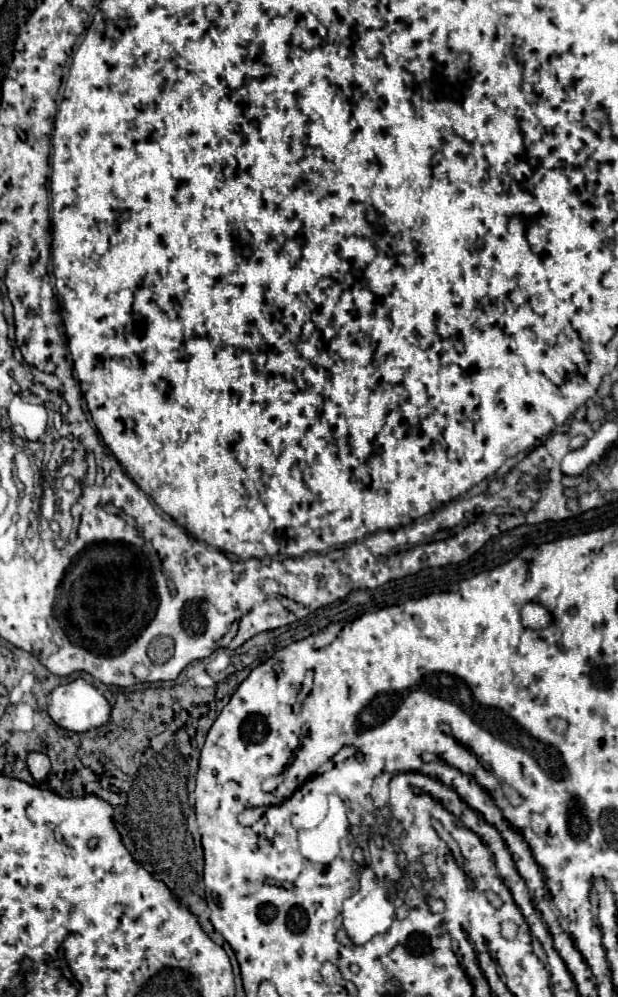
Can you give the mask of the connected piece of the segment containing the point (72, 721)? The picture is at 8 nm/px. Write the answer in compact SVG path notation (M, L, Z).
M85 679L53 689L47 711L59 727L75 733L105 725L111 713L107 699Z

